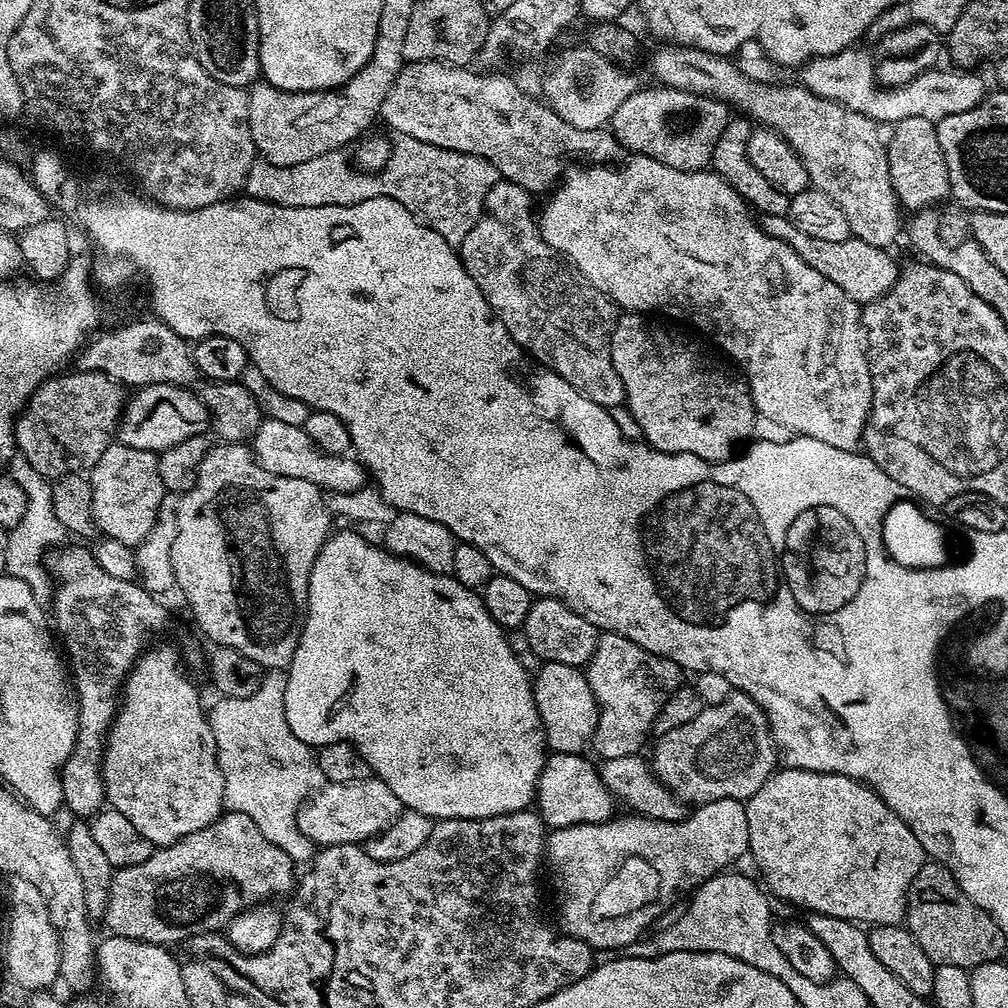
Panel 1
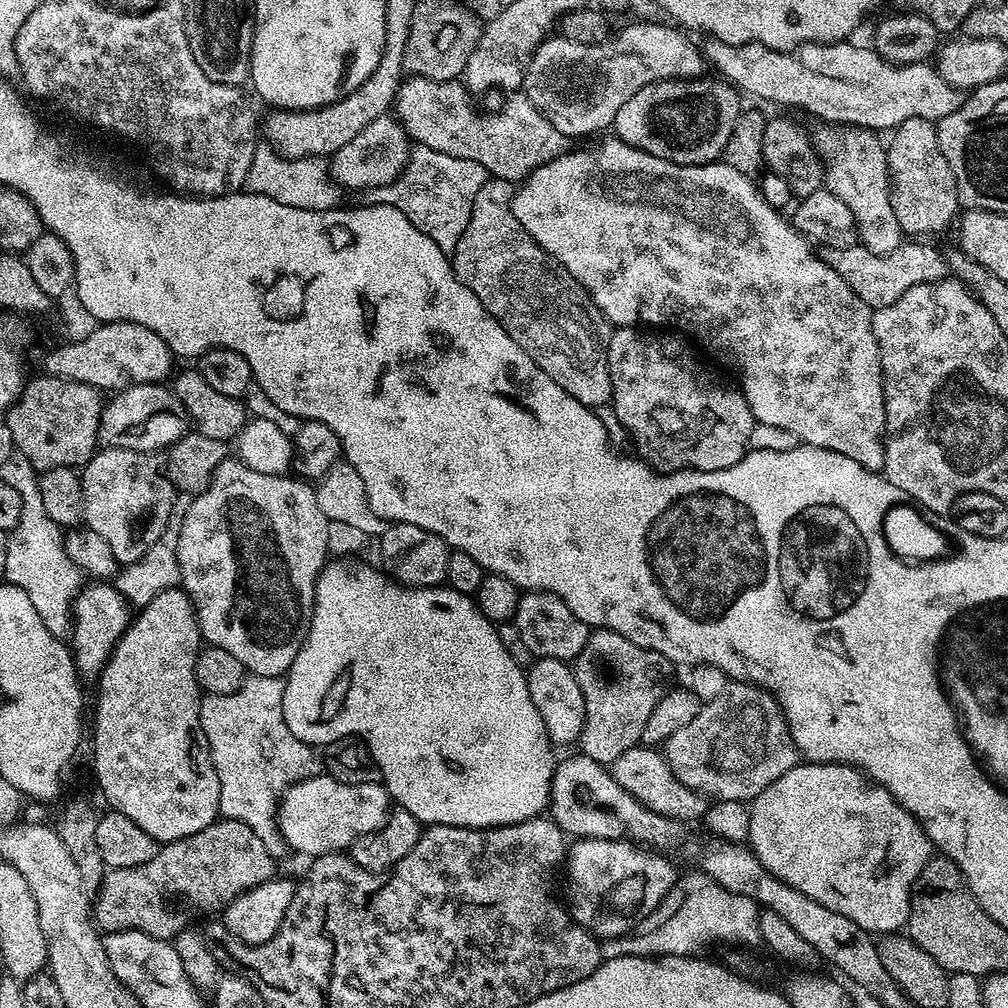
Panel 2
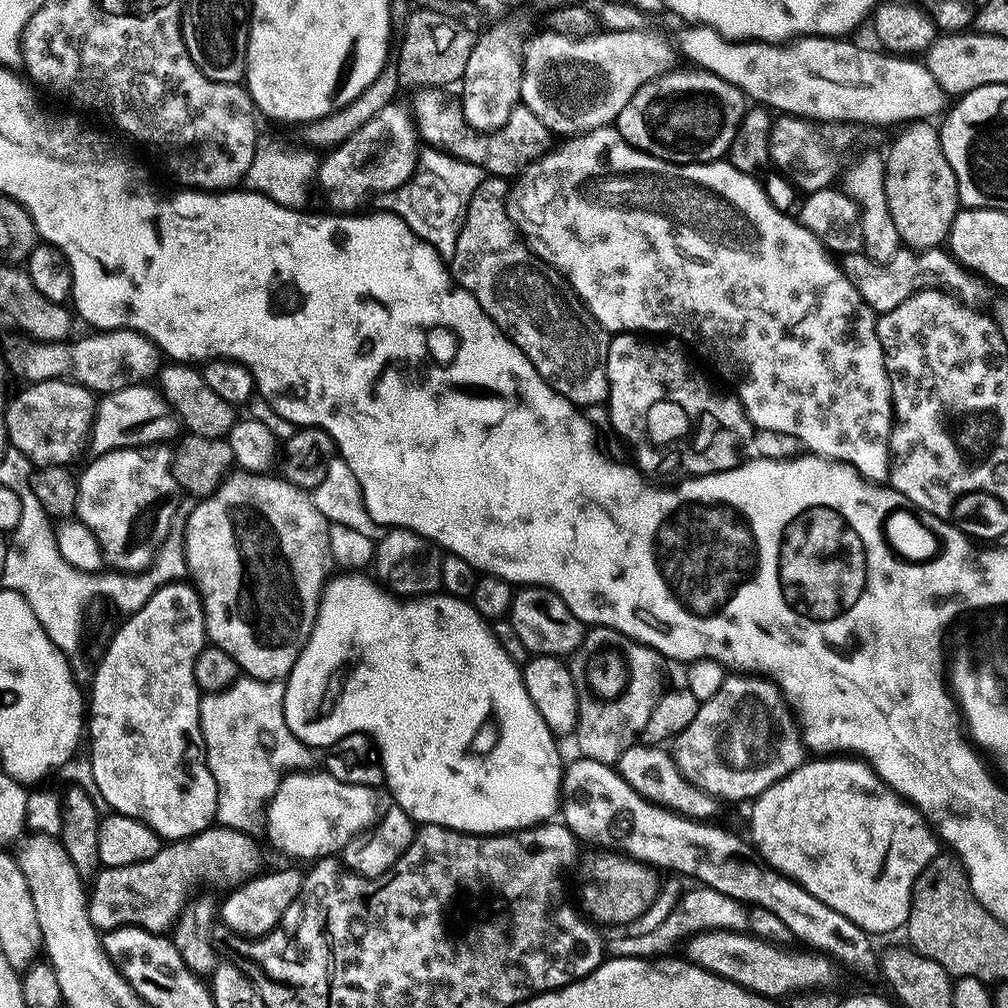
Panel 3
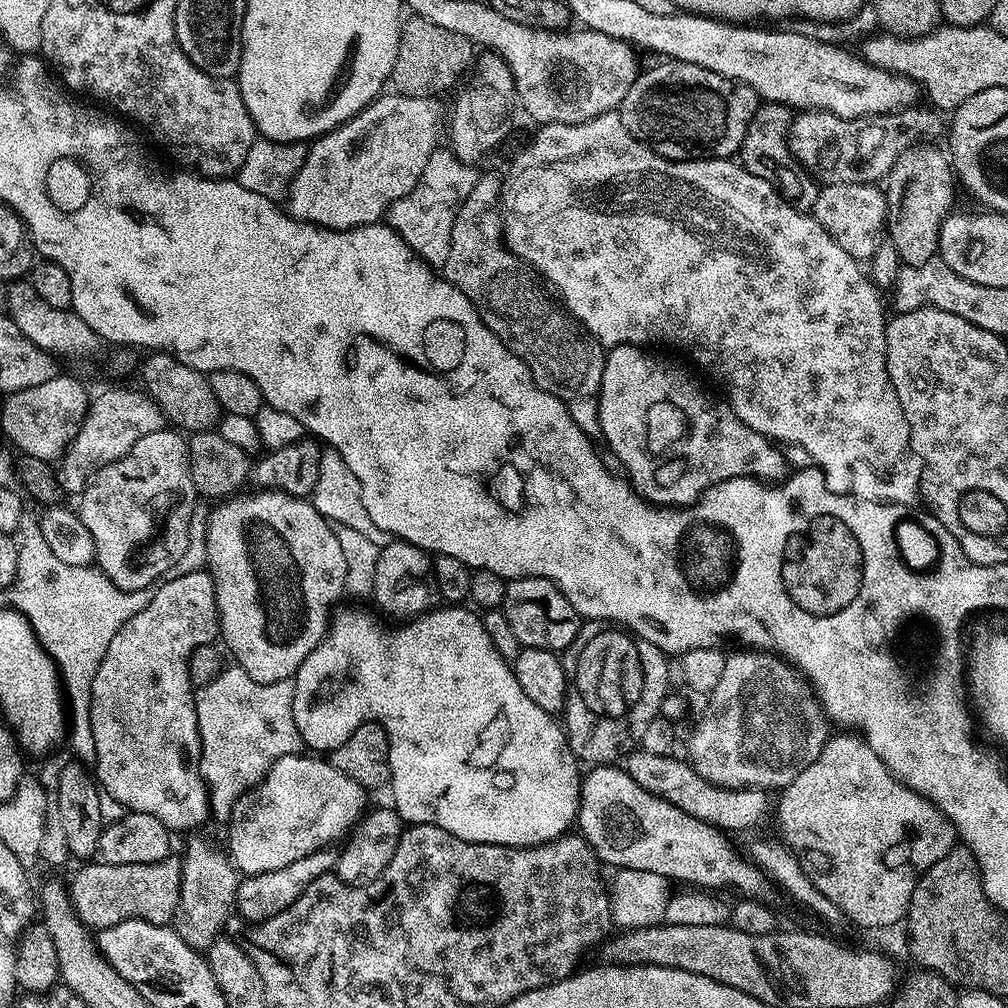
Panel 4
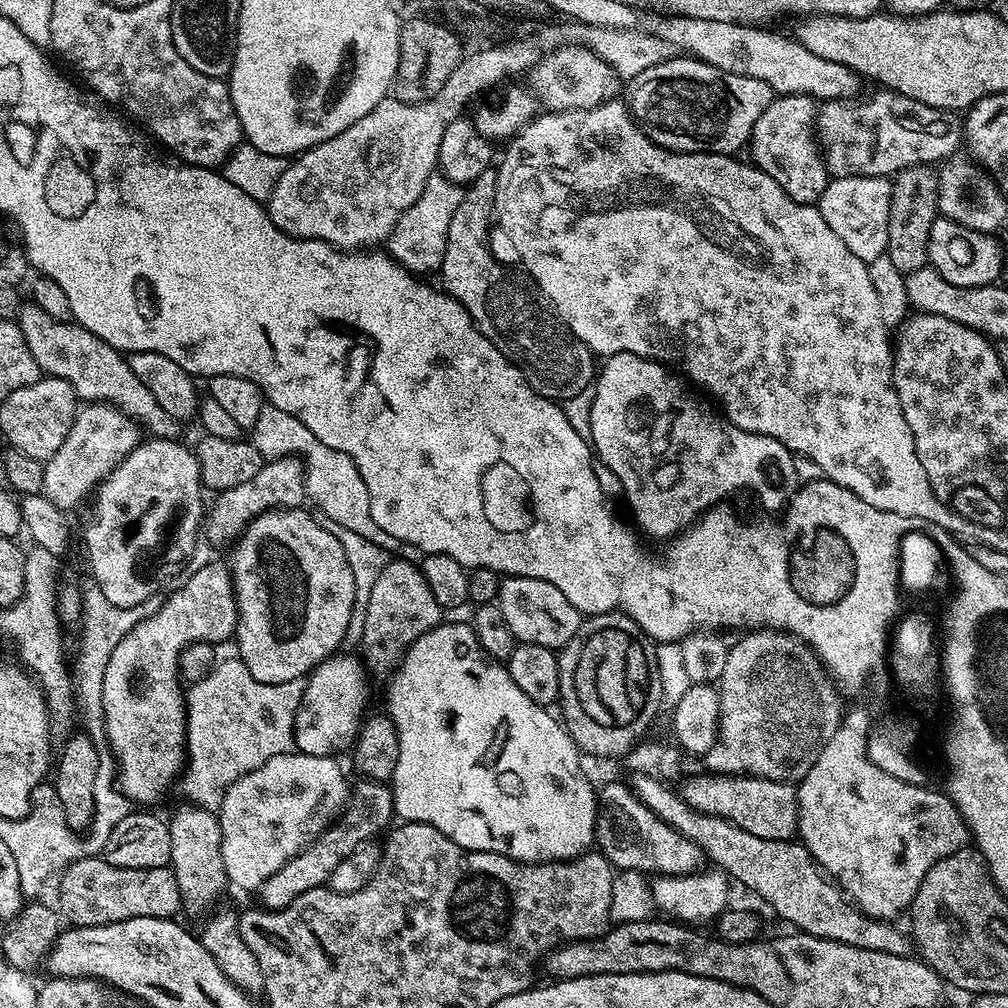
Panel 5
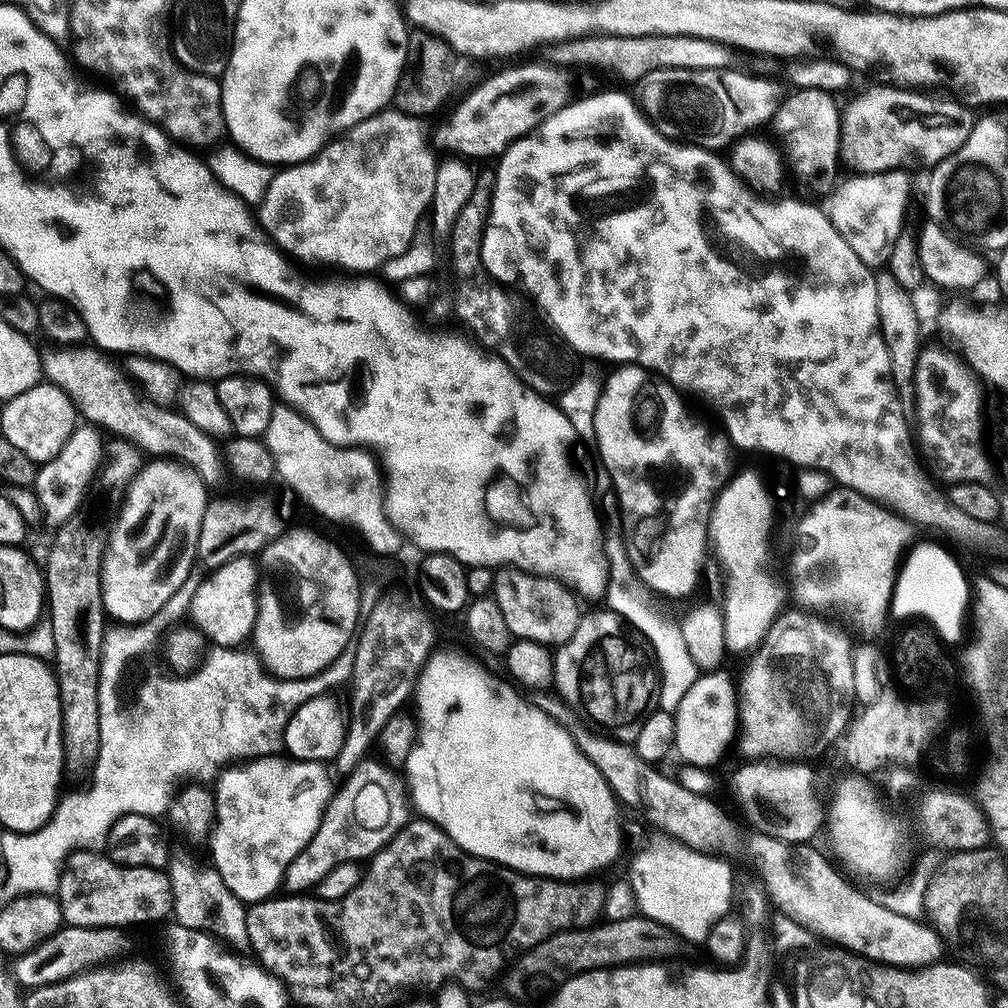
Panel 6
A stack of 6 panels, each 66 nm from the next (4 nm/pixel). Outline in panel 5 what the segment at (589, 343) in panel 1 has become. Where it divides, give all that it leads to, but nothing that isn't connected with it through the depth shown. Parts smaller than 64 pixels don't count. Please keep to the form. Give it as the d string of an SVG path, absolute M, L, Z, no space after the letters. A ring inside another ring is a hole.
M490 167L482 174L478 174L478 178L473 184L464 188L462 202L458 202L458 210L454 210L454 218L450 218L446 254L438 269L438 277L440 276L441 280L439 283L442 285L443 291L454 297L471 314L472 321L480 327L480 333L486 338L490 338L490 342L494 342L498 351L524 373L528 384L535 392L542 394L547 400L557 402L569 400L574 398L574 394L589 391L598 372L598 364L595 364L597 361L594 359L593 352L571 332L561 330L559 327L556 327L557 329L544 328L543 318L536 316L537 297L535 295L532 297L528 293L529 281L519 271L517 271L518 273L511 272L506 265L499 264L492 257L492 248L488 245L488 227L493 227L495 207L496 168Z

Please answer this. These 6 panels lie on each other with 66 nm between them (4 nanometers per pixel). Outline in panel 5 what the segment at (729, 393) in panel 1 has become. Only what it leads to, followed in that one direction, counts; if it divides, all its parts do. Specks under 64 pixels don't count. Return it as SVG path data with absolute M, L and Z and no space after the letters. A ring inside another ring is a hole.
M629 352L607 357L606 364L609 364L609 368L601 367L594 380L592 405L590 406L590 444L598 457L599 463L601 460L616 475L617 482L624 487L624 496L628 499L629 506L632 507L633 518L636 519L637 525L635 524L635 527L641 533L644 531L652 540L667 542L672 537L680 535L689 524L696 523L709 508L717 507L723 501L720 500L723 496L728 496L731 492L738 491L739 488L753 488L760 495L761 502L770 511L776 512L772 514L783 513L792 497L796 495L796 489L801 487L802 483L799 478L799 470L796 468L797 457L786 446L782 446L782 442L778 442L769 436L742 430L738 426L731 424L719 411L716 411L717 413L711 412L702 401L695 400L688 393L689 385L671 367L657 366L655 363L649 362L644 356L630 354Z

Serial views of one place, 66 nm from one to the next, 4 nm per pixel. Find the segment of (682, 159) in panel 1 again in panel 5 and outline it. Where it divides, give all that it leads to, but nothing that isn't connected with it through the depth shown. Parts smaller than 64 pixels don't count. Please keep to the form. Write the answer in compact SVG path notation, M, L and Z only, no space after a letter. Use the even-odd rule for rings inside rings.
M677 54L671 60L650 66L648 70L643 70L642 74L631 81L632 89L628 92L628 100L626 99L626 107L632 114L632 119L636 121L638 127L649 136L658 146L662 146L671 152L723 152L725 154L736 154L740 147L747 145L752 138L754 130L754 122L758 122L758 118L762 115L762 110L766 110L766 106L770 106L770 102L774 99L774 93L770 86L766 86L766 82L758 82L758 78L750 78L749 76L739 76L738 74L730 74L726 70L718 70L718 66L710 66L706 62L697 60L687 54Z

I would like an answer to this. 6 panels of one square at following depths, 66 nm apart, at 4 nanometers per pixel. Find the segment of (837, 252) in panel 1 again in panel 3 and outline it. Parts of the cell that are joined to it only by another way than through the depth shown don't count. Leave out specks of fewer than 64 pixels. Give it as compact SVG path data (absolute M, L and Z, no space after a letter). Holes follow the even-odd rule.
M901 246L894 254L893 260L885 264L875 264L863 251L850 252L843 257L842 267L862 294L862 298L877 314L894 310L894 306L902 306L902 302L925 290L954 294L960 303L977 310L983 309L983 304L988 300L989 289L985 281L963 268L951 252L940 246L924 251L912 251Z

